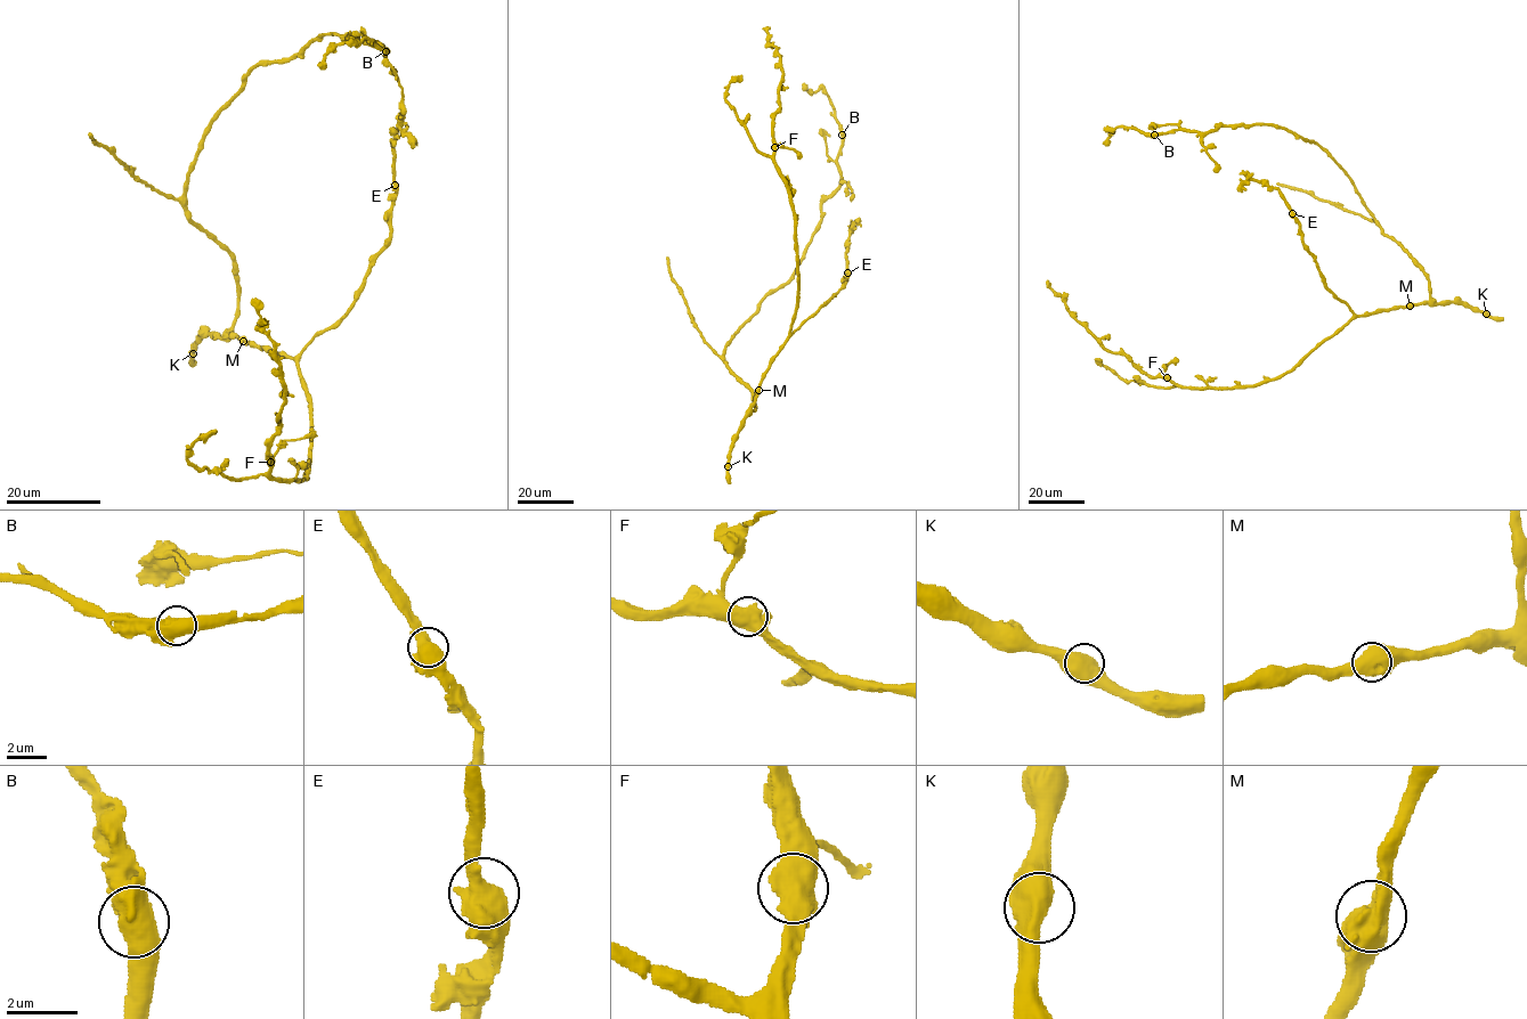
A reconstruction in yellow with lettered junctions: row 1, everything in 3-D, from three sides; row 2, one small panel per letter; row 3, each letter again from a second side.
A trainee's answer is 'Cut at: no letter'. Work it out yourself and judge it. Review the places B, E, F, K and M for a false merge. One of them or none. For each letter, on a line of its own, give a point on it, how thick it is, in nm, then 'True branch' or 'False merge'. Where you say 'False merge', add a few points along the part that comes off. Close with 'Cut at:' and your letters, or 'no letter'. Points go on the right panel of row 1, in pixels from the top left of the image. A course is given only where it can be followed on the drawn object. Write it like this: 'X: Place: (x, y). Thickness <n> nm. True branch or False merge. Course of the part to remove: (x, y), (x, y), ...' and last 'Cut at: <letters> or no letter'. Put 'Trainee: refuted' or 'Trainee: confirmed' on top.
Trainee: confirmed
B: Place: (1154, 135). Thickness 800 nm. True branch
E: Place: (1292, 213). Thickness 800 nm. True branch
F: Place: (1167, 377). Thickness 750 nm. True branch
K: Place: (1486, 314). Thickness 750 nm. True branch
M: Place: (1410, 306). Thickness 800 nm. True branch
Cut at: no letter

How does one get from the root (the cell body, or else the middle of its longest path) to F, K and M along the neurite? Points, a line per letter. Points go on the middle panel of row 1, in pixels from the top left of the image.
F: (755, 409), (752, 404), (762, 374), (788, 336), (797, 296), (795, 215), (774, 147)
K: (755, 409), (745, 420), (733, 442), (728, 466)
M: (755, 409), (752, 409), (752, 404), (758, 390)

